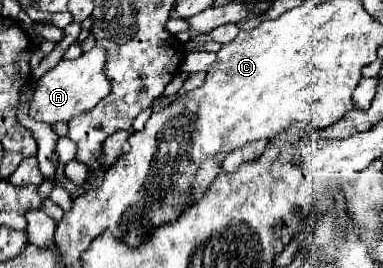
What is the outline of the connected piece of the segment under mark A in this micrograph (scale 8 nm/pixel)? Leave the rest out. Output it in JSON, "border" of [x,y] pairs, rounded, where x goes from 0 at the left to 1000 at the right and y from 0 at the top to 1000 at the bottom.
{"border":[[[243,175],[232,198],[217,198],[196,228],[159,220],[91,310],[91,354],[76,384],[76,429],[91,451],[138,466],[138,459],[180,459],[191,437],[243,407],[290,340],[285,295],[274,280],[274,228],[279,205],[274,183],[264,175]]]}

